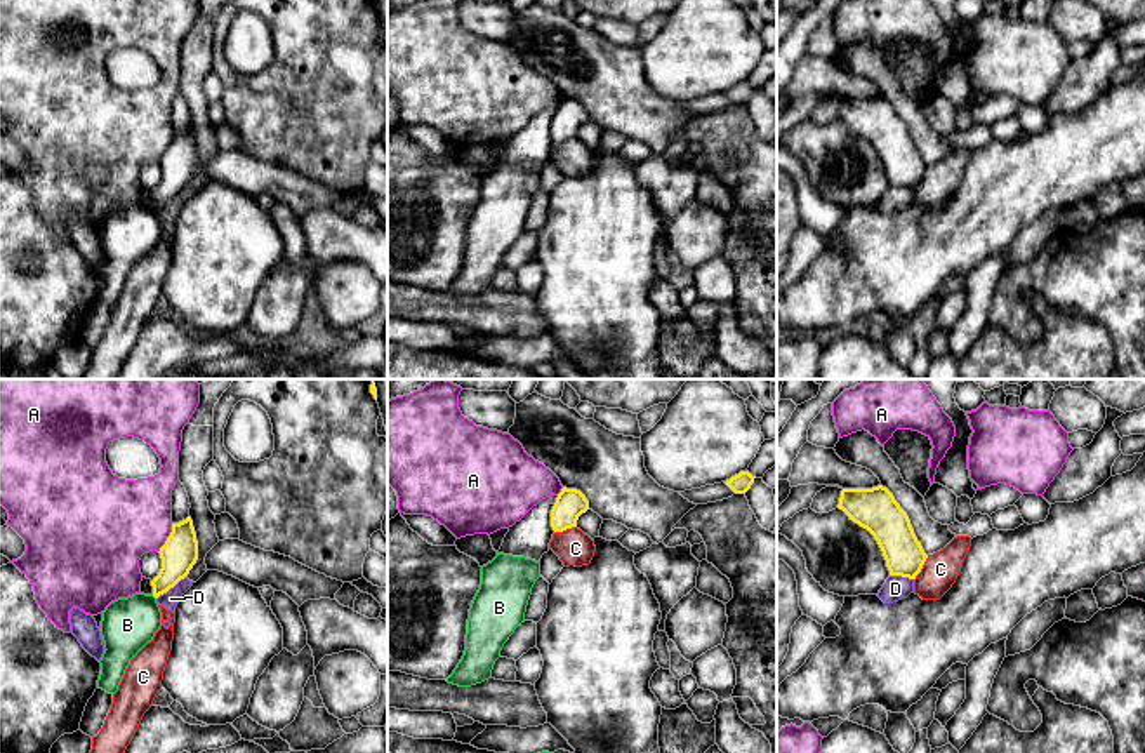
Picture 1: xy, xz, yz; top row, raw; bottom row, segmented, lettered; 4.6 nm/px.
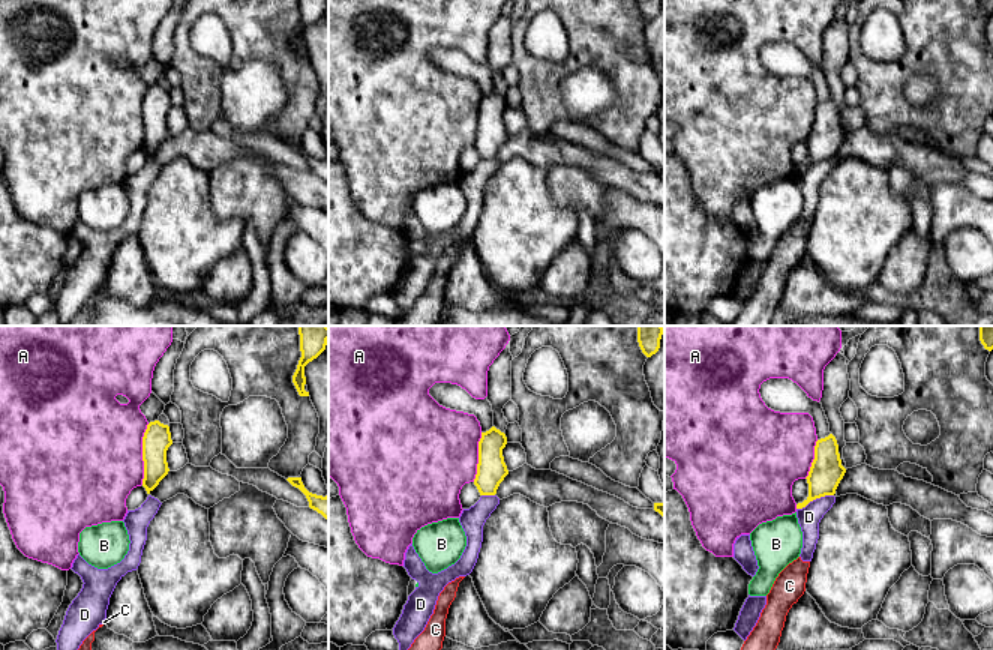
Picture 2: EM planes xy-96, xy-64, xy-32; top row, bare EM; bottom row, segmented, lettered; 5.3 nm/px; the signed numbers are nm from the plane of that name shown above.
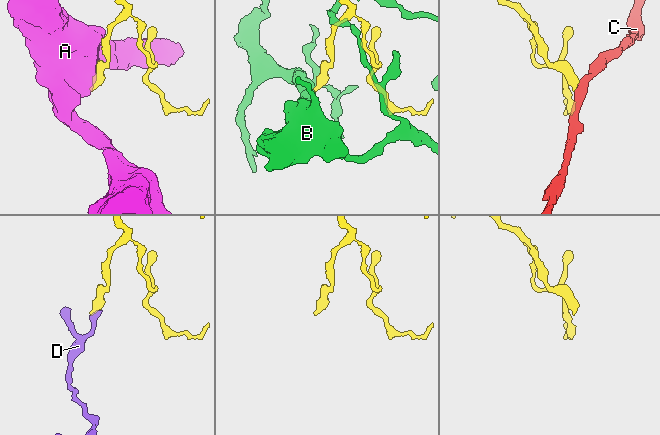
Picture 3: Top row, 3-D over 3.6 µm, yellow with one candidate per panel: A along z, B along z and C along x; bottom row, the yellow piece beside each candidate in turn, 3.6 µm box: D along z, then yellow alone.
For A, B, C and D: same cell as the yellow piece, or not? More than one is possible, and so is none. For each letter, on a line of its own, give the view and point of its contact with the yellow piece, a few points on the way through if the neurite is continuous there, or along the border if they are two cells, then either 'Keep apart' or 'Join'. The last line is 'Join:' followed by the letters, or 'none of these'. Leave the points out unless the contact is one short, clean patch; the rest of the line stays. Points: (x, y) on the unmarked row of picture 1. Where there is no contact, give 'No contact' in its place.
A: Touches yellow at xy (167, 148). Boundary: xy (172, 134), (172, 141), (158, 162). Keep apart
B: No contact. Keep apart
C: Touches yellow at yz (921, 178). Boundary: yz (928, 166), (914, 190). Keep apart
D: Touches yellow at xy (171, 197). Boundary: xy (185, 186), (157, 209). Keep apart
Join: none of these

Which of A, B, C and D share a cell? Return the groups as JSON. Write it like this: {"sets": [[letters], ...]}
{"sets": [["A"], ["B"], ["C"], ["D"]]}

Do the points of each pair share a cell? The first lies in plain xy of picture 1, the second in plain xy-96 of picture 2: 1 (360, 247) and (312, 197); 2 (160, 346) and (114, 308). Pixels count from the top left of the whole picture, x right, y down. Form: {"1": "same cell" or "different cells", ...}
{"1": "different cells", "2": "different cells"}

